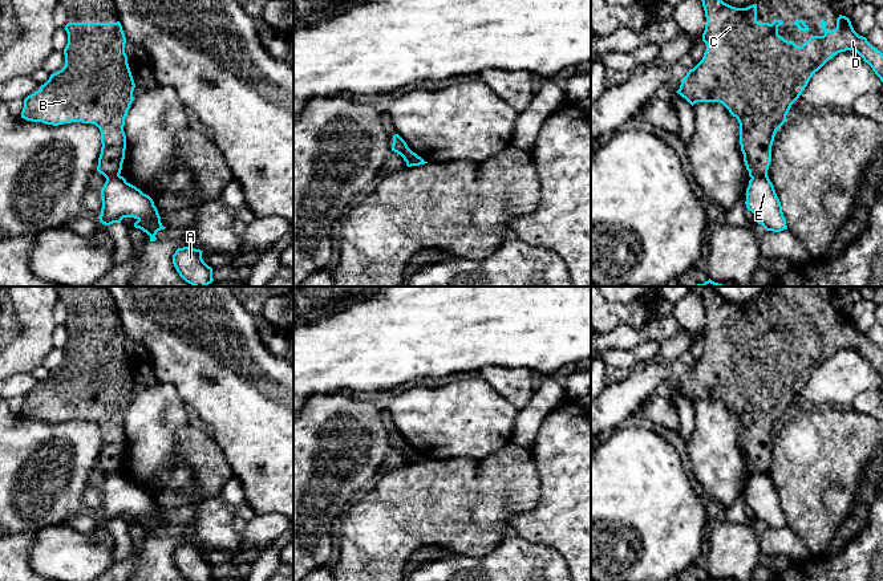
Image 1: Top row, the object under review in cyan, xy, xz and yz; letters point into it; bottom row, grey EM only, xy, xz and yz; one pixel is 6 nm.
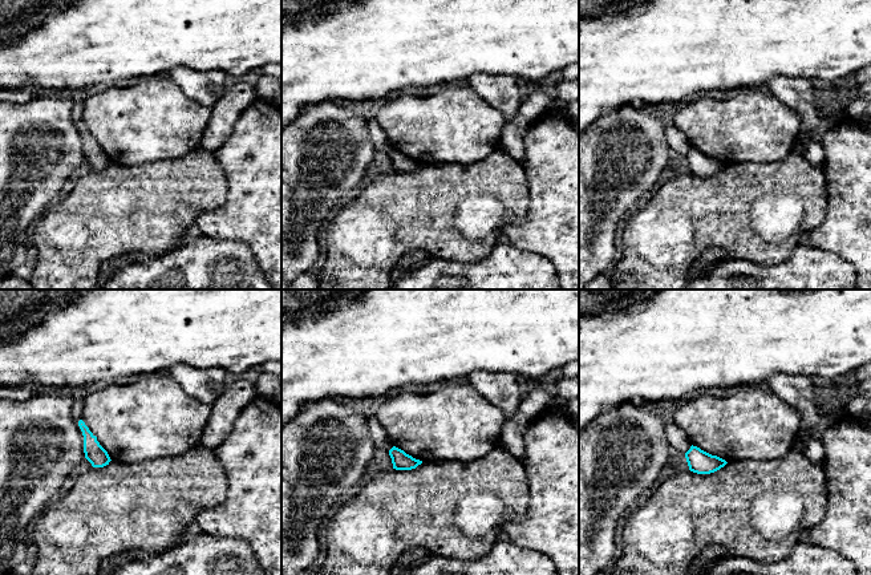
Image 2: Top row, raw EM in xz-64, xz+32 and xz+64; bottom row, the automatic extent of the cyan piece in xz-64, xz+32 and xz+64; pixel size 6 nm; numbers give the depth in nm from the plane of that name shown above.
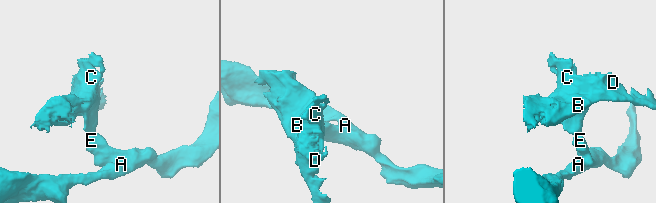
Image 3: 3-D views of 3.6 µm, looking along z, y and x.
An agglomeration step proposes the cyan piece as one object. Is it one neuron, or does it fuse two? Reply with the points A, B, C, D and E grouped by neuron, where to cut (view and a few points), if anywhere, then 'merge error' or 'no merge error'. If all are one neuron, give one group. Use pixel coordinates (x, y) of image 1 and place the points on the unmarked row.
A E / B C D | yz (766, 472), (754, 472), (752, 475) | merge error

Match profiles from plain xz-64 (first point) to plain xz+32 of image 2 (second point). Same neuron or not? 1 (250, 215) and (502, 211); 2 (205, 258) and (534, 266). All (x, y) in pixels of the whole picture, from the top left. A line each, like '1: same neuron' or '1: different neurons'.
1: different neurons
2: same neuron

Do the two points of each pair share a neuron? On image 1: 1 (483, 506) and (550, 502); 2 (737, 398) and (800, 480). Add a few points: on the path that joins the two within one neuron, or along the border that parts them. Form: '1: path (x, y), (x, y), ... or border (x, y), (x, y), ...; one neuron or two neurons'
1: border (538, 471), (538, 503), (511, 519); two neurons
2: border (785, 418), (776, 430), (766, 472); two neurons

